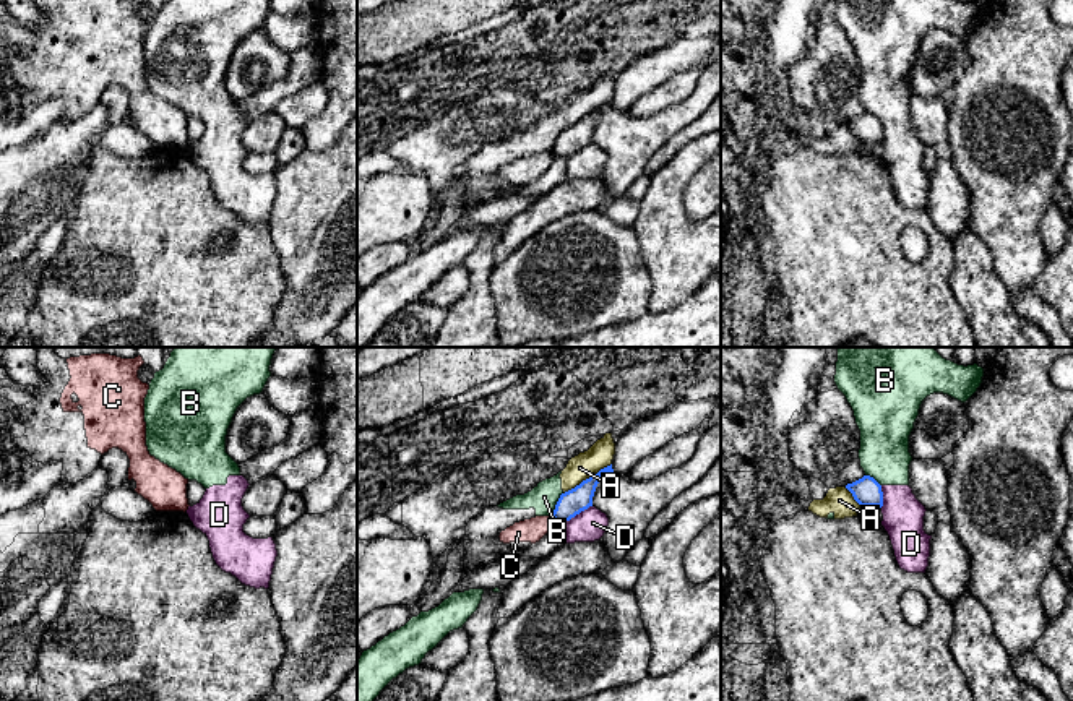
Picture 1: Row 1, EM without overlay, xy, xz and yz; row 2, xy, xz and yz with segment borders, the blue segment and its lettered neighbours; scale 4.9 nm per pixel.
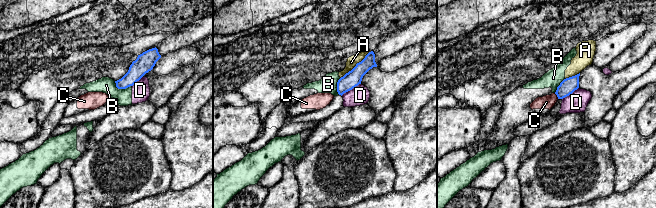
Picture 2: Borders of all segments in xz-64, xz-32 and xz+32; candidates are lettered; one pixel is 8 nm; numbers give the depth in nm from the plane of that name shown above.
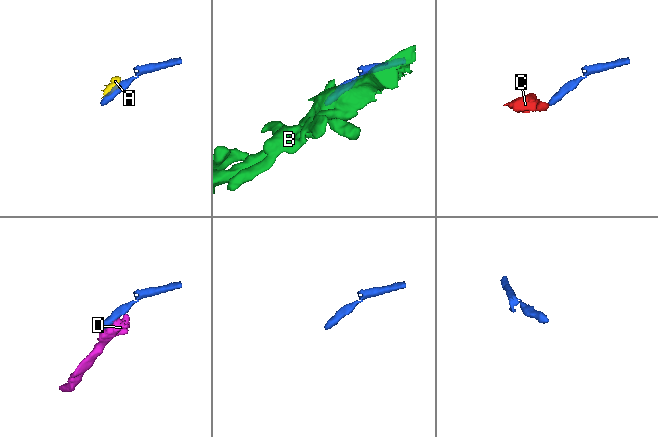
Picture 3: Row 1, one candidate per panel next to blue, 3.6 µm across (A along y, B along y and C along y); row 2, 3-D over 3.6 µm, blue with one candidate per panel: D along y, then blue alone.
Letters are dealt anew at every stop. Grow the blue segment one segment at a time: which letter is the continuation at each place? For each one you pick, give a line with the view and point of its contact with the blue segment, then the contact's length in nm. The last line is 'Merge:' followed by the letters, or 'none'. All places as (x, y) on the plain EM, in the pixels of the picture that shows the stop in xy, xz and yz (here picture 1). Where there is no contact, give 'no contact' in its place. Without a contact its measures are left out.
Merge: none

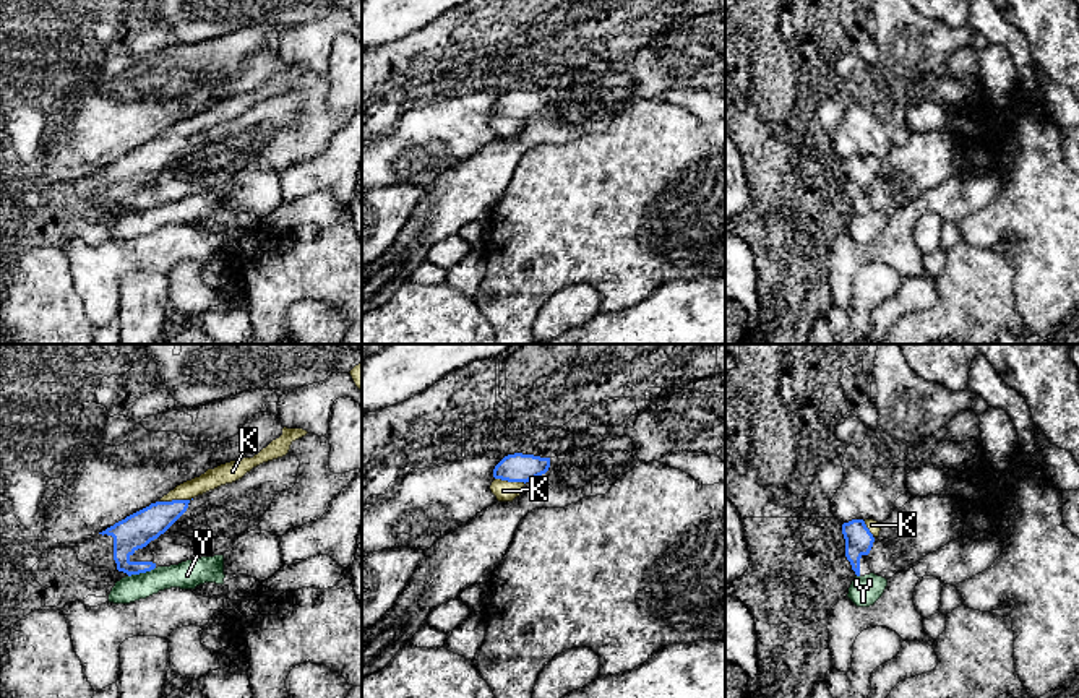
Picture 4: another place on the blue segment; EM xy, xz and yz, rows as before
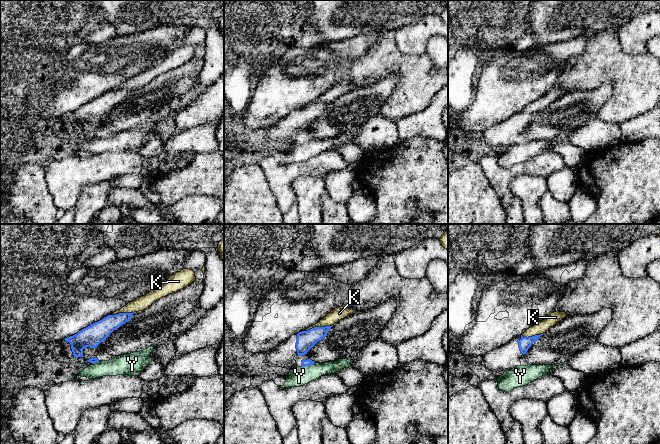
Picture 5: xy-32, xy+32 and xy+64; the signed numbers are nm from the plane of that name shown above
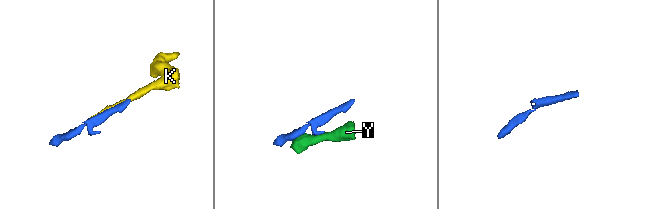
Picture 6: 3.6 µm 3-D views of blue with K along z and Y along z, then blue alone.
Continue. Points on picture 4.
K: meets blue in xy at (176, 137); contact 170 nm long
Merge: K

